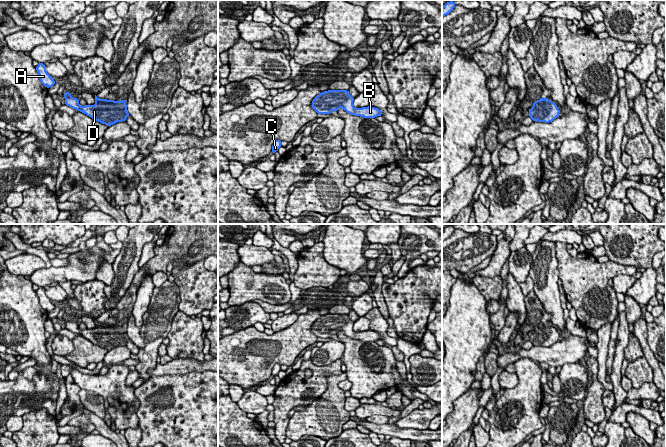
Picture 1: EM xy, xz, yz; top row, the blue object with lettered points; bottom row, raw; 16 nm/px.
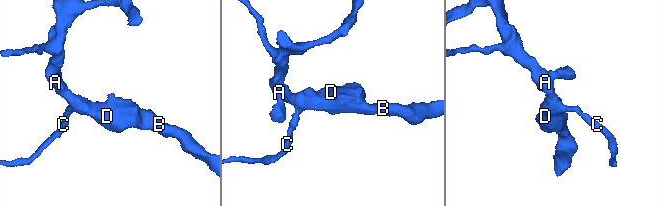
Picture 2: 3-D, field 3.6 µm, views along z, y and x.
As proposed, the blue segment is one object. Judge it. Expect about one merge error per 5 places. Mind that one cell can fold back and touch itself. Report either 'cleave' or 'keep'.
keep

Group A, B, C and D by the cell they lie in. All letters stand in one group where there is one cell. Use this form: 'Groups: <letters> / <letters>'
Groups: A B C D

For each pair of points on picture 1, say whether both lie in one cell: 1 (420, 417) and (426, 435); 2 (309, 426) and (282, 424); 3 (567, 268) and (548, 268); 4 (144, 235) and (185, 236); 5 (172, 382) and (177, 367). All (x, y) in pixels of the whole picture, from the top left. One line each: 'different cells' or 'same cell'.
1: different cells
2: different cells
3: different cells
4: different cells
5: different cells

